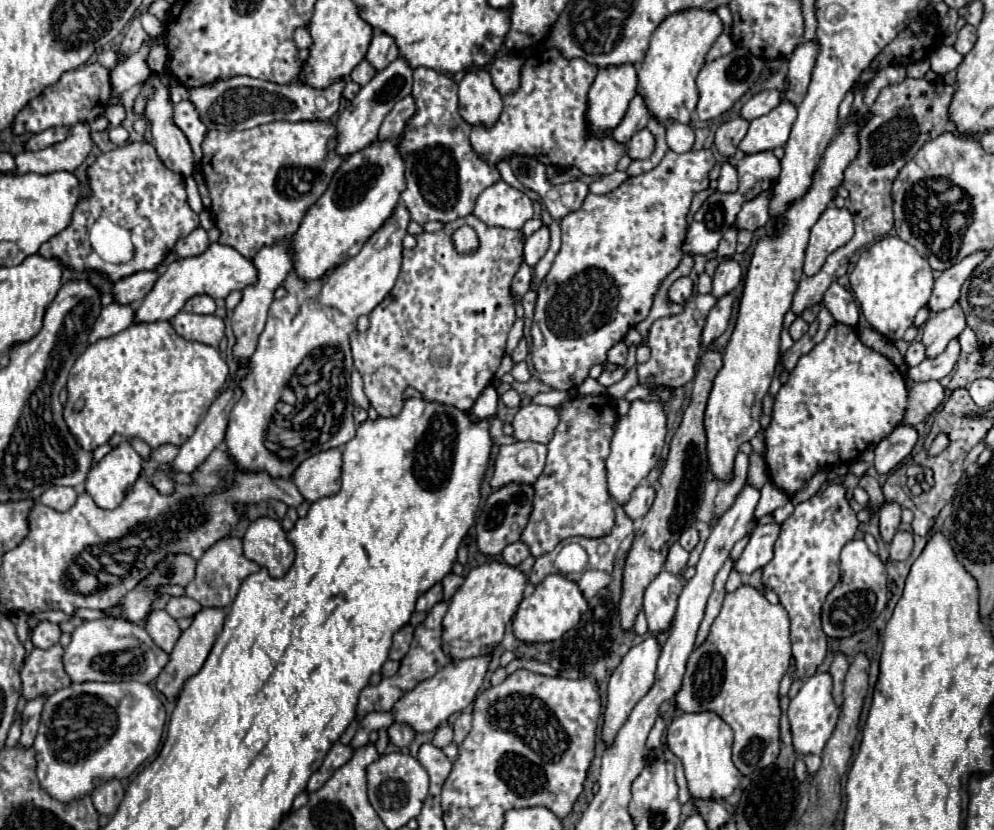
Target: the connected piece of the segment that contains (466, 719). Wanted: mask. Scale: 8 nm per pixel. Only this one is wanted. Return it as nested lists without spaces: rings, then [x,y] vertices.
[[[463,711],[457,721],[453,723],[453,729],[455,729],[455,737],[453,737],[453,743],[455,745],[461,745],[463,739],[467,737],[467,733],[471,731],[471,713],[469,711]]]

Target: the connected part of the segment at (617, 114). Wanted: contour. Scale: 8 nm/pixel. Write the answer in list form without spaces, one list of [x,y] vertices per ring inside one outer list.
[[[623,63],[619,67],[603,67],[599,69],[591,89],[589,89],[589,109],[587,121],[593,135],[603,137],[611,129],[615,129],[629,101],[637,93],[637,69],[631,63]]]

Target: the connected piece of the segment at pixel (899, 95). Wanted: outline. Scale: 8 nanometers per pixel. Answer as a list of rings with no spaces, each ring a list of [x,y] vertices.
[[[903,79],[897,85],[889,85],[879,91],[873,107],[861,115],[859,119],[859,151],[855,161],[849,163],[843,187],[849,191],[849,197],[845,199],[845,207],[851,211],[855,219],[855,235],[849,243],[835,249],[821,271],[813,277],[803,277],[799,283],[799,289],[793,297],[793,311],[801,315],[805,307],[811,307],[815,303],[821,303],[823,293],[827,287],[847,273],[849,259],[855,255],[855,251],[877,237],[883,237],[893,227],[893,201],[891,201],[891,187],[897,179],[899,171],[907,161],[915,157],[915,153],[931,139],[951,131],[955,135],[957,129],[949,121],[949,103],[955,93],[955,87],[925,79]]]

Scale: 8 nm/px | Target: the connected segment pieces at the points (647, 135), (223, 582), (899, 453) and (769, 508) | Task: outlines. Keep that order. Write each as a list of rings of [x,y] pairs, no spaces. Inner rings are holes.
[[[649,129],[637,131],[629,141],[629,157],[631,159],[649,159],[655,149],[655,137]]]
[[[223,537],[213,547],[209,547],[205,555],[197,561],[195,579],[185,587],[185,595],[199,601],[203,607],[229,607],[239,591],[241,581],[247,575],[257,573],[259,569],[261,567],[257,563],[249,561],[243,555],[243,543],[239,537]]]
[[[899,423],[881,443],[875,445],[873,453],[877,473],[889,473],[893,467],[897,467],[905,457],[909,457],[915,443],[917,443],[915,427]]]
[[[767,481],[765,487],[761,489],[761,501],[757,505],[755,519],[763,517],[767,513],[773,513],[777,507],[783,507],[787,501],[789,501],[789,497],[779,487],[775,487],[771,481]]]

